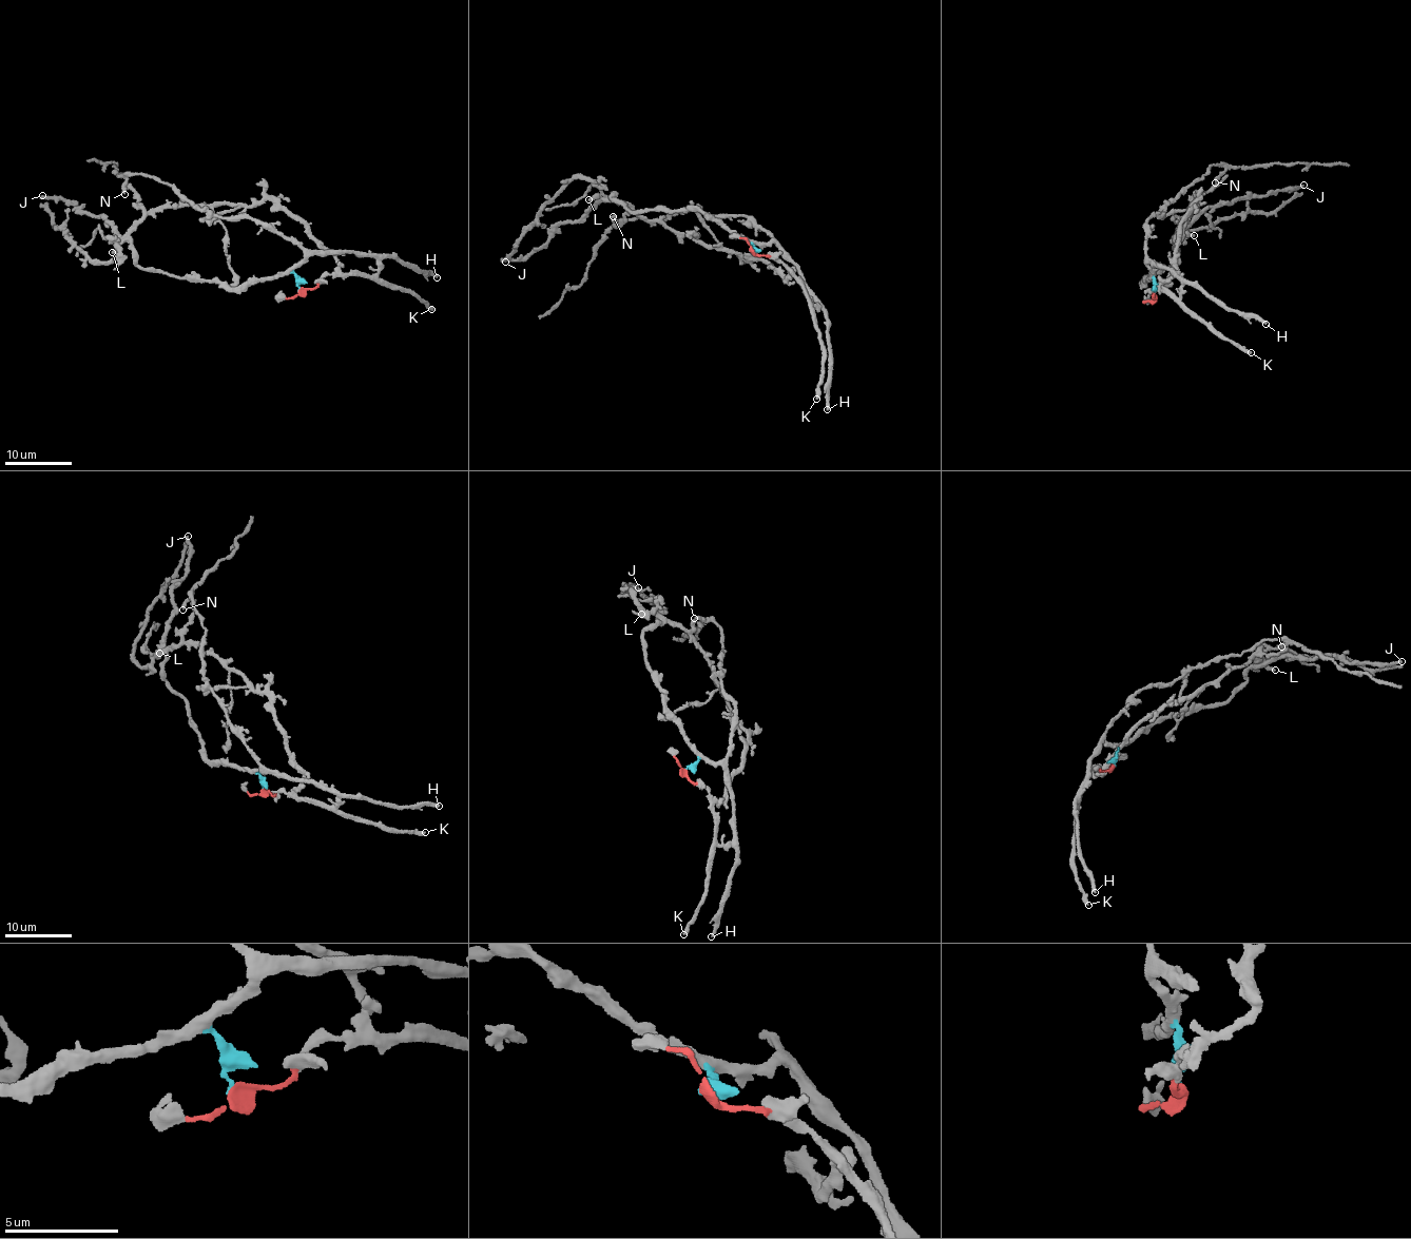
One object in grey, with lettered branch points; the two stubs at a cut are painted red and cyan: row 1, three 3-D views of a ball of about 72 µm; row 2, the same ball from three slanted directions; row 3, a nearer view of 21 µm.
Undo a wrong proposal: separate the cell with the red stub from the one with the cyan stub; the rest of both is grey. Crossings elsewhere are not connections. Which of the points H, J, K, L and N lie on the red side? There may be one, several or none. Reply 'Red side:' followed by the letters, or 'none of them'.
Red side: K

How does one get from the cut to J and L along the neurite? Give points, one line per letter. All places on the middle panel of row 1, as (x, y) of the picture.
J: (750, 251), (751, 243), (699, 210), (627, 210), (613, 194), (577, 220), (561, 223), (526, 257), (505, 262)
L: (750, 251), (751, 243), (699, 210), (627, 210), (615, 201), (613, 194), (610, 199), (596, 194), (587, 199)

